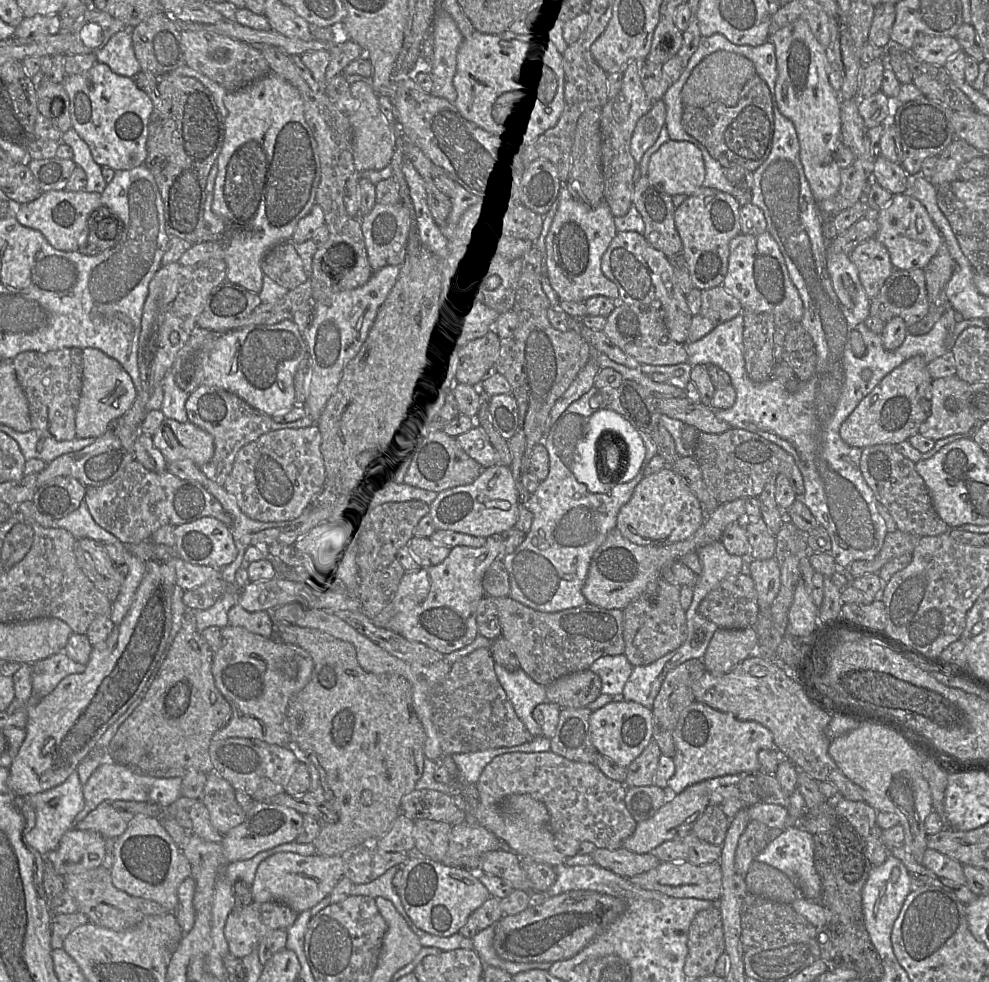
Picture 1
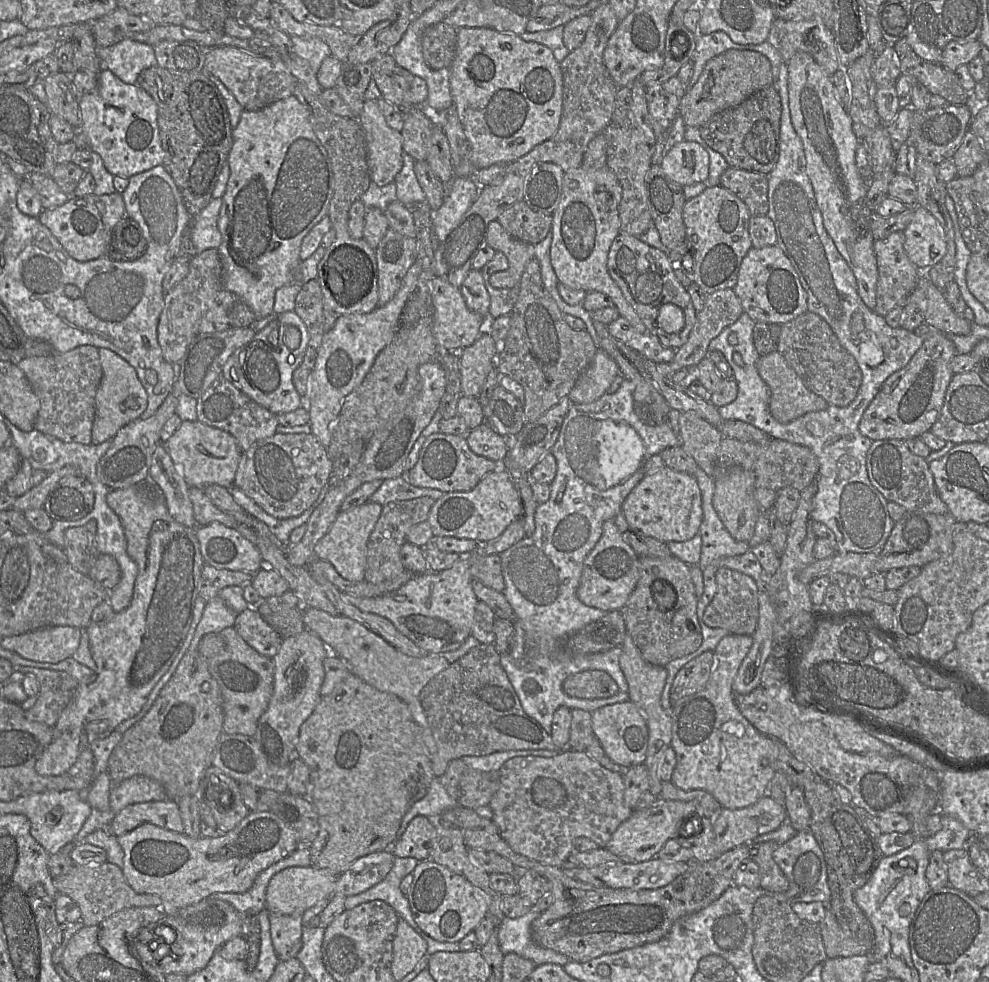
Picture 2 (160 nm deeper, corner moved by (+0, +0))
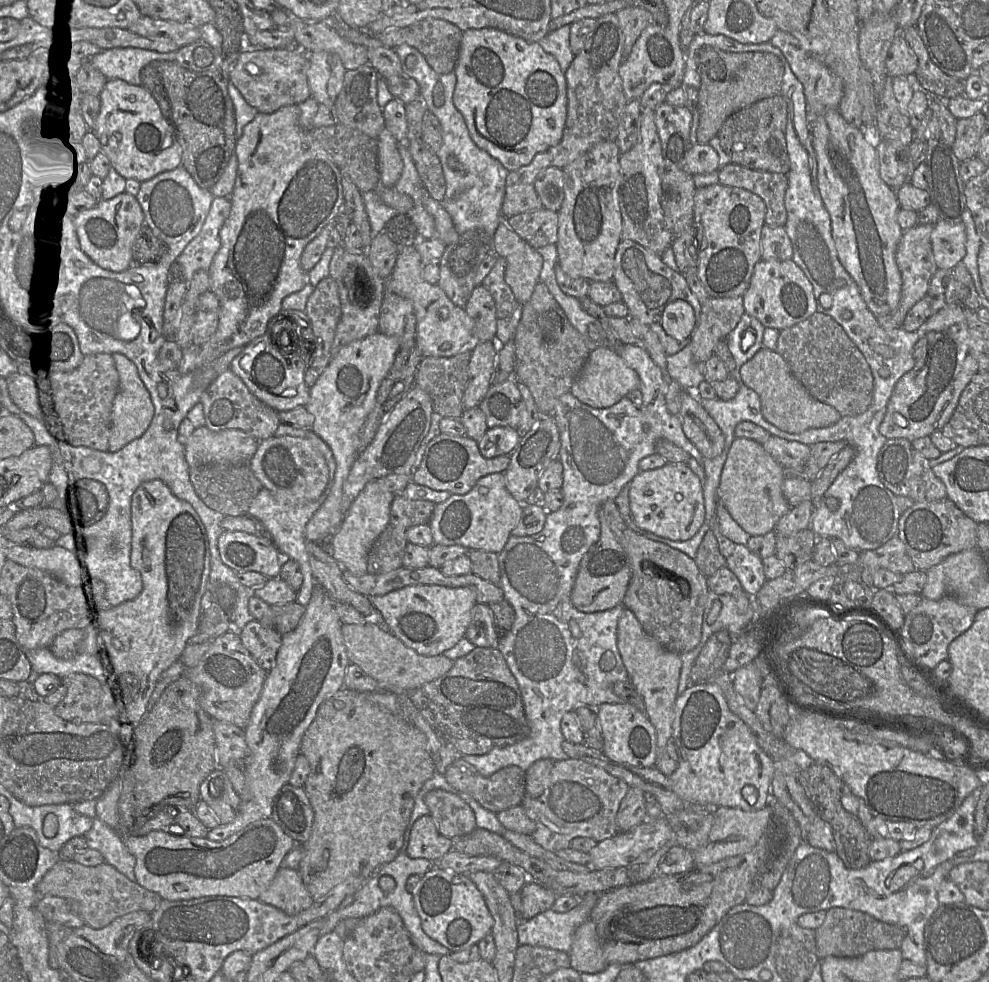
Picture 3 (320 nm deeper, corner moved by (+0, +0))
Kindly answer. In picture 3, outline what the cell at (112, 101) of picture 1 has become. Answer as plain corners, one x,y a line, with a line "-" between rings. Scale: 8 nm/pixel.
108,79
99,99
100,112
95,122
94,134
100,142
101,152
107,156
118,174
125,179
143,182
182,166
182,148
175,127
170,119
162,114
156,99
143,85
132,85
121,79

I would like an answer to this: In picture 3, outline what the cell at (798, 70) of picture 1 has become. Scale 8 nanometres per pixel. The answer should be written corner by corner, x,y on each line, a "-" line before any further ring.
830,109
821,116
811,128
811,143
815,152
817,161
817,181
819,192
831,219
831,233
835,242
838,259
850,274
859,287
860,294
865,301
868,309
878,318
879,316
892,313
899,305
901,298
902,277
901,272
896,264
895,253
898,243
904,233
904,230
898,224
897,214
901,208
896,196
896,189
888,186
880,177
880,164
875,147
866,141
862,130
856,126
847,123
841,116
838,109

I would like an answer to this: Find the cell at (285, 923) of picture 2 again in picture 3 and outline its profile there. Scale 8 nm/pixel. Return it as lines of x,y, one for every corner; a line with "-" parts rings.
281,867
270,886
258,898
288,915
308,909
314,902
298,869

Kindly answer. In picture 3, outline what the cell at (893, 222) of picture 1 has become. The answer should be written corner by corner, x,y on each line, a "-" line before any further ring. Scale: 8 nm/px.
939,220
933,225
931,232
931,246
938,269
952,269
961,263
966,254
966,231
962,222
951,224
944,220

